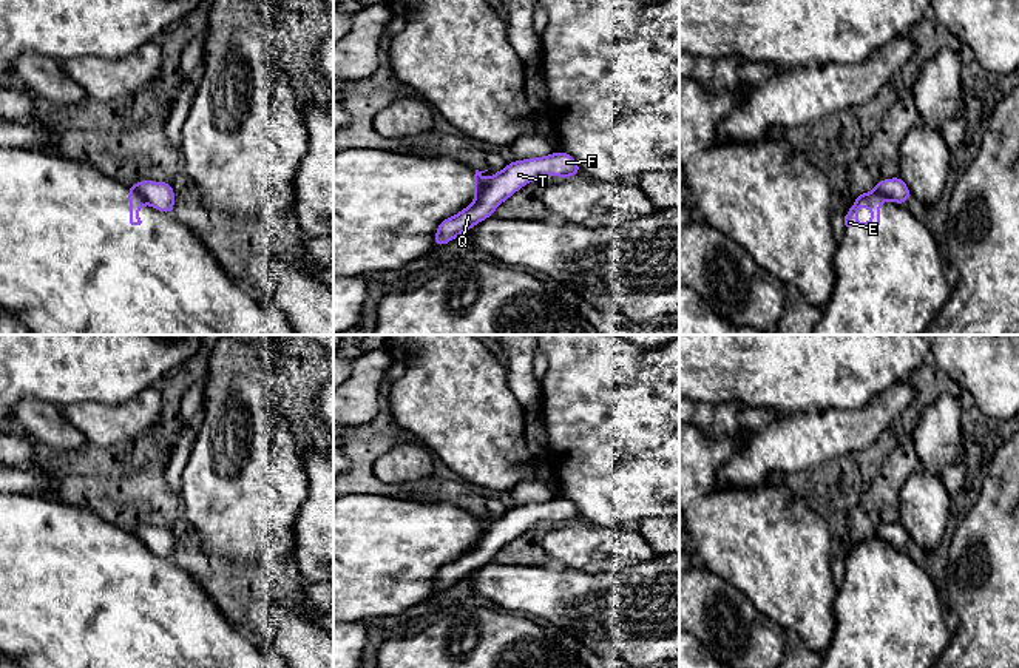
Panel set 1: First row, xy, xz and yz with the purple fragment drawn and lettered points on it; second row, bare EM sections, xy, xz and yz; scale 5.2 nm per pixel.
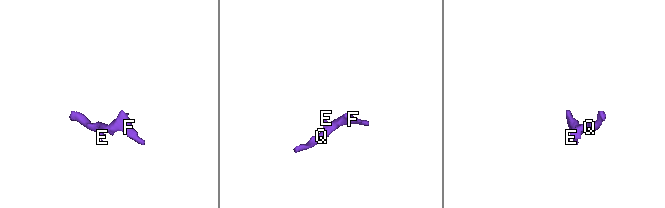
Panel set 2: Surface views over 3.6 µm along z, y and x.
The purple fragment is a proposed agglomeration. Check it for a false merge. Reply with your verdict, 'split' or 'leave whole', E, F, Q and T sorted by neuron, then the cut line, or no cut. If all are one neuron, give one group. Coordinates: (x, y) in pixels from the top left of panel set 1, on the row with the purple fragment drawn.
split; groups E / F Q T; cut xy (132, 187), (147, 202)

